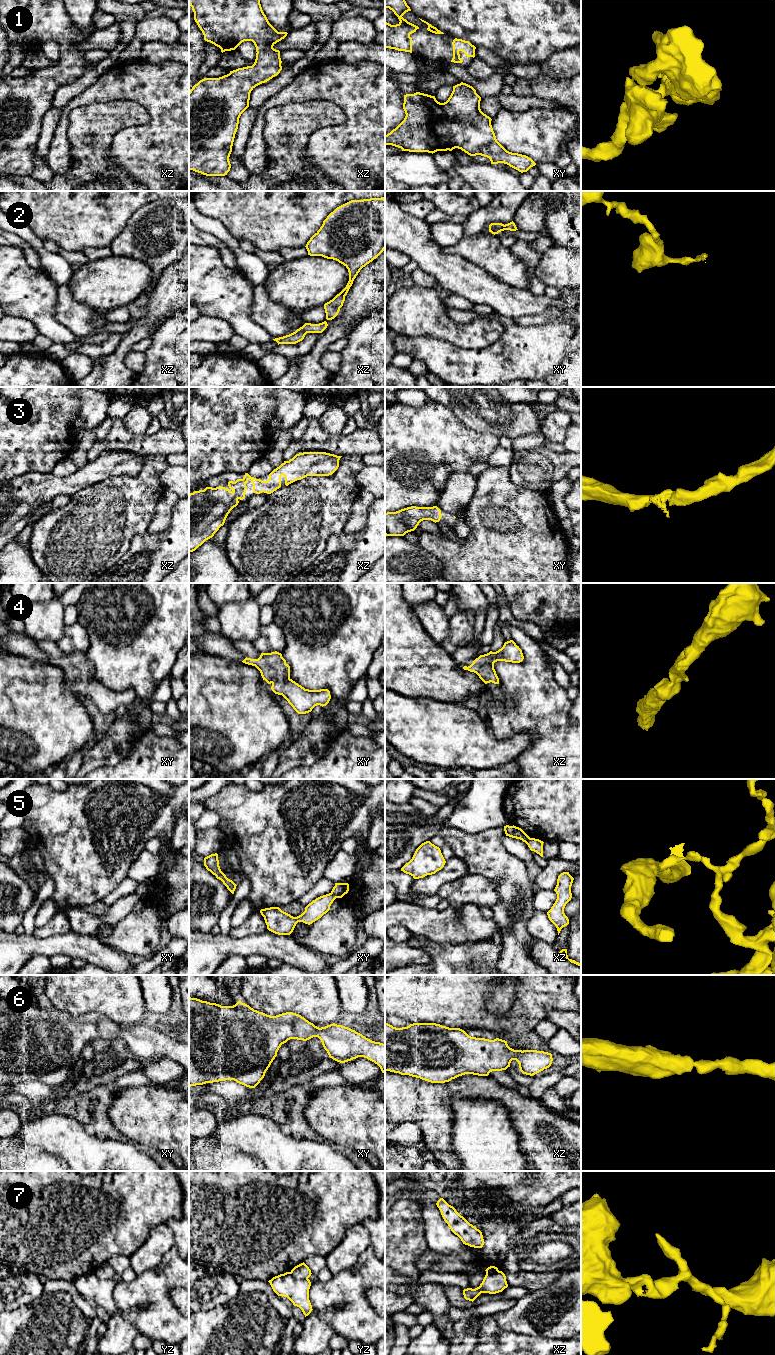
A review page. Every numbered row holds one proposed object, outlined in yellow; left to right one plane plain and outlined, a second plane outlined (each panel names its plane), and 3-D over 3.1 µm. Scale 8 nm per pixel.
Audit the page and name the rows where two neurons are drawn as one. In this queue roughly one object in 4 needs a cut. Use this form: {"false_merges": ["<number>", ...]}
{"false_merges": ["2", "5", "7"]}

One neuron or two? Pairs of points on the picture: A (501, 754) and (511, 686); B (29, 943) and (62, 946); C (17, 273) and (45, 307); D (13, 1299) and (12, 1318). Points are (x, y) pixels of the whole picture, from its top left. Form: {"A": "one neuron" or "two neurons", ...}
{"A": "two neurons", "B": "one neuron", "C": "one neuron", "D": "two neurons"}

